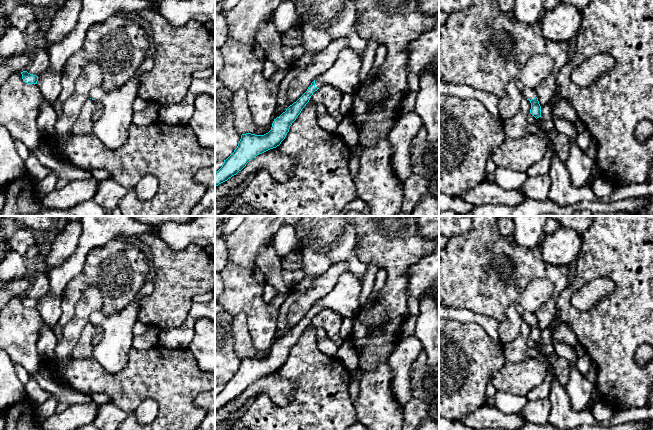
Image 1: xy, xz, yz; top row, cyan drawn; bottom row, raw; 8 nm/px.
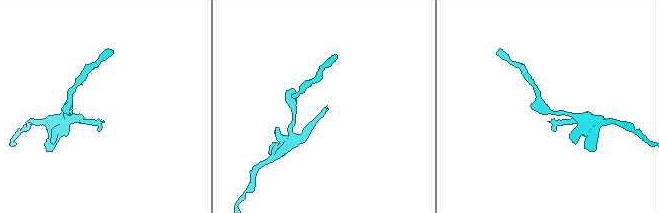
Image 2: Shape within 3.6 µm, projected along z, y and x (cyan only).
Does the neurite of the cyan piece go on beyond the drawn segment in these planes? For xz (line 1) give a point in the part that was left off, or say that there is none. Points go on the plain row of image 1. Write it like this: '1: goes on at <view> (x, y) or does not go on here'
1: goes on at xz (345, 298)

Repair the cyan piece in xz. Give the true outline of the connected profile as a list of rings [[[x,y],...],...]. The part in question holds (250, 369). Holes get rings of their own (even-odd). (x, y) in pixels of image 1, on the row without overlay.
[[[351,273],[342,274],[335,287],[315,303],[307,315],[285,336],[274,343],[271,354],[264,359],[246,357],[234,376],[224,384],[222,391],[215,396],[215,411],[241,395],[246,388],[270,373],[276,372],[285,363],[290,350],[296,344],[311,320],[323,309],[331,309],[342,318],[354,318],[360,312],[362,279]]]

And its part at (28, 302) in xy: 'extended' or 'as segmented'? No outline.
as segmented

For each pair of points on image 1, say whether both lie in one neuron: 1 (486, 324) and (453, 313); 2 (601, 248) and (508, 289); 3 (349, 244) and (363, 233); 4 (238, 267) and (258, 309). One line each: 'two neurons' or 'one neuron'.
1: one neuron
2: two neurons
3: two neurons
4: one neuron

